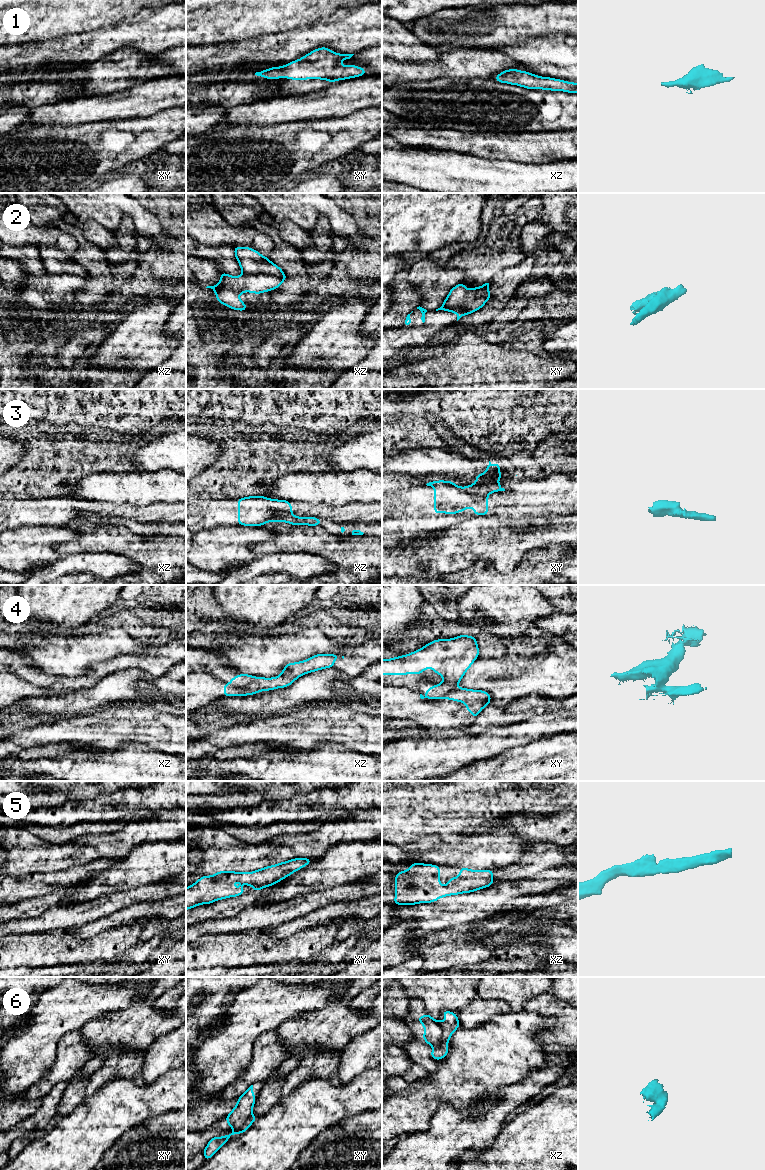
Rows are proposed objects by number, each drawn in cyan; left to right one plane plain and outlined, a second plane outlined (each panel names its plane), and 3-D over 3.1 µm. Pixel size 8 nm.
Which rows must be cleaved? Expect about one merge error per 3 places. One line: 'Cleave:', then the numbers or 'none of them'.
Cleave: 2, 3, 4, 6

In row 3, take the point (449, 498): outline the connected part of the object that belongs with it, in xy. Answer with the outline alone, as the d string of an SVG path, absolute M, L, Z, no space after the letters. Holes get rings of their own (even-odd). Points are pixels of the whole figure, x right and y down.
M431 481L426 484L434 487L434 513L456 514L473 508L474 515L488 515L488 495L472 494L467 491L467 487L459 487L452 481Z

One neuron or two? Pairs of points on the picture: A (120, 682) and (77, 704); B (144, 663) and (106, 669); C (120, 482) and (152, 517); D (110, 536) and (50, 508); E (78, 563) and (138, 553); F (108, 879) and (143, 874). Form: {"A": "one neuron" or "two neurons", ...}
{"A": "one neuron", "B": "one neuron", "C": "two neurons", "D": "two neurons", "E": "two neurons", "F": "one neuron"}

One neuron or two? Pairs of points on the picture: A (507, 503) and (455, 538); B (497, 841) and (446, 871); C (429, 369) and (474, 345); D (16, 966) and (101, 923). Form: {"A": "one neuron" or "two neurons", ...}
{"A": "two neurons", "B": "two neurons", "C": "one neuron", "D": "two neurons"}

